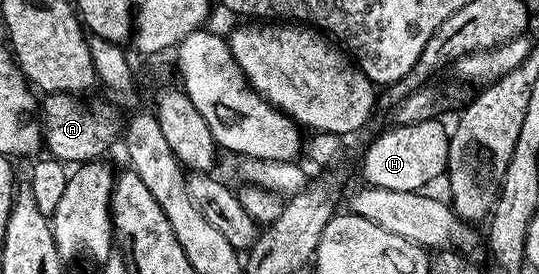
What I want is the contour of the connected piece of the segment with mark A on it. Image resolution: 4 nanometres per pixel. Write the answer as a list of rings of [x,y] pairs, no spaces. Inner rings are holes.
[[[50,93],[43,98],[44,102],[39,102],[38,105],[38,120],[42,130],[42,145],[43,148],[51,156],[63,163],[87,163],[103,158],[104,152],[111,147],[112,144],[117,144],[118,138],[122,133],[122,117],[120,121],[121,110],[117,108],[111,100],[108,101],[92,101],[89,105],[83,105],[83,100],[77,99],[70,93]]]

